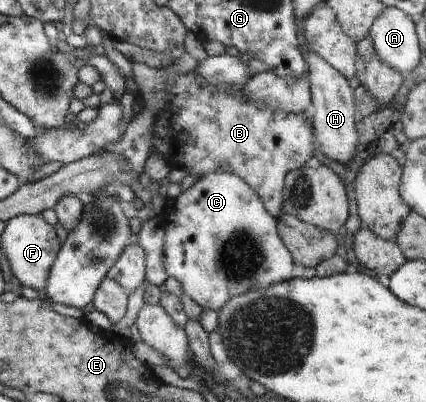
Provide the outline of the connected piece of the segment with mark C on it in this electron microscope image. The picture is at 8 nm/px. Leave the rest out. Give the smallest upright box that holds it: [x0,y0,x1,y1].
[159,172,294,311]

